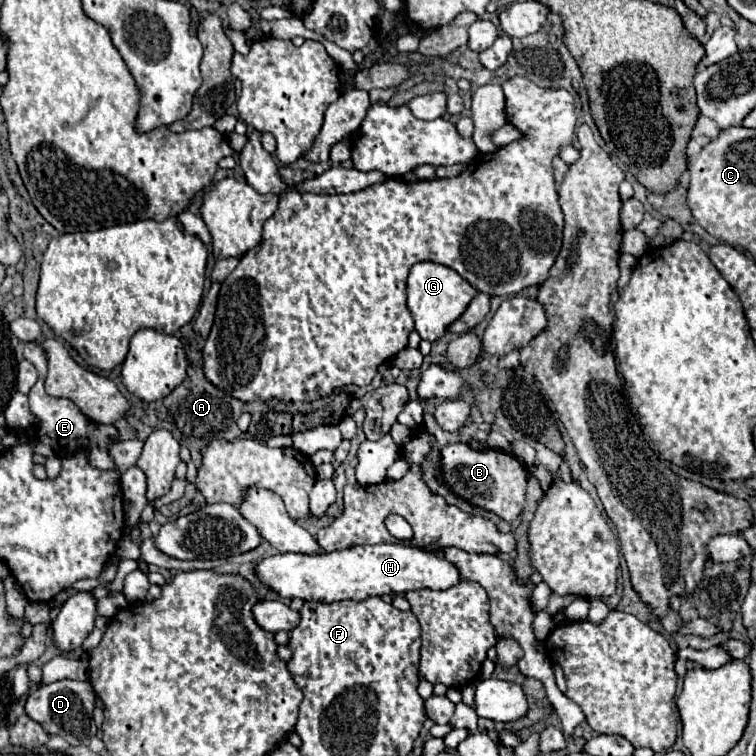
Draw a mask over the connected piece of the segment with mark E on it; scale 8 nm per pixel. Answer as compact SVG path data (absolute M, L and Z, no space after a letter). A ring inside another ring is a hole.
M27 342L25 344L25 358L37 368L37 384L31 388L29 392L29 406L31 406L31 412L39 418L39 424L33 426L35 430L35 436L39 440L45 440L47 444L51 444L59 454L65 454L69 450L75 450L79 444L83 444L85 448L89 448L89 460L91 460L91 466L95 468L101 468L101 470L111 470L115 468L115 464L111 462L111 458L107 456L107 448L117 440L117 430L113 426L107 426L107 424L97 424L97 422L91 422L71 400L67 398L53 398L49 396L45 390L43 390L43 382L45 382L45 374L47 374L47 360L45 360L45 354L43 350L39 348L37 342Z

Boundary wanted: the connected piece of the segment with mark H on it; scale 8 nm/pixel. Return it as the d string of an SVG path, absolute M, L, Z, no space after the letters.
M405 544L355 546L349 550L321 554L275 554L257 564L259 578L283 598L317 602L367 600L383 594L407 594L411 590L445 590L459 582L459 572L445 558Z

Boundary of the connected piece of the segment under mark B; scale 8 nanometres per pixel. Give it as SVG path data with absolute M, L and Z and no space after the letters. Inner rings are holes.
M447 444L439 450L439 462L439 478L451 492L455 492L455 496L467 500L471 506L489 510L507 522L513 522L521 514L527 488L527 468L515 456L493 448L473 450L469 444Z

